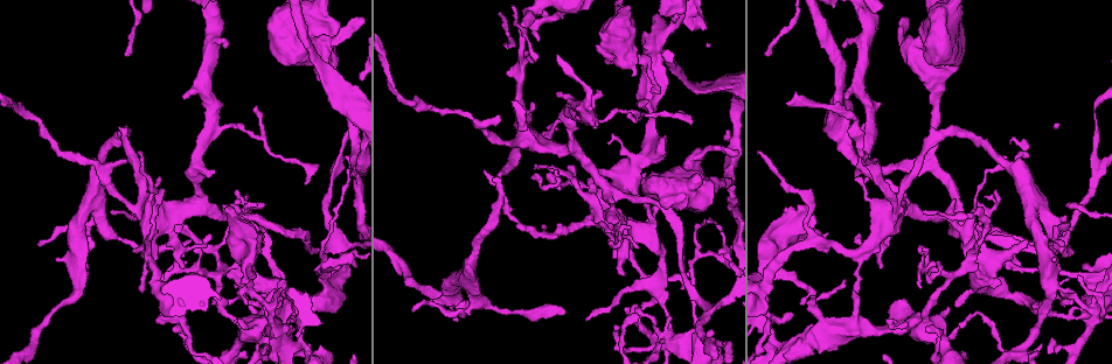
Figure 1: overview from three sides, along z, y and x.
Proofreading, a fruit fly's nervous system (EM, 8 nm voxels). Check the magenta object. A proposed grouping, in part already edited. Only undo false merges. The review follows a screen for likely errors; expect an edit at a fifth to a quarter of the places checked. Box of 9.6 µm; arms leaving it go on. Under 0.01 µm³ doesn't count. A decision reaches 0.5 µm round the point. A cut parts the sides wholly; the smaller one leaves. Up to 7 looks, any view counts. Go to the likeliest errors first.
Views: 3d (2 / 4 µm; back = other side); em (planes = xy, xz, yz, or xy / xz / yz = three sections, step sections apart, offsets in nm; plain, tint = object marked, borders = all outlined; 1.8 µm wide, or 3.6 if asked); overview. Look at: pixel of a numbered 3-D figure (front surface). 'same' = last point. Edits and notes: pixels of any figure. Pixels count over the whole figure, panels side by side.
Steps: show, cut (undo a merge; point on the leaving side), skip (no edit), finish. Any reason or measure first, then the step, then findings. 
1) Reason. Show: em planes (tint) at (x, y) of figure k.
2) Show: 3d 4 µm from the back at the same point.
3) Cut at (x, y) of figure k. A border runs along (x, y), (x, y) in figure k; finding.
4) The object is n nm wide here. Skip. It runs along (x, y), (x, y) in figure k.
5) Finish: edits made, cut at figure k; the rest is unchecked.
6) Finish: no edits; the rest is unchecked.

Sharp bend. Show: em planes (borders) at (616, 196) of figure 1.

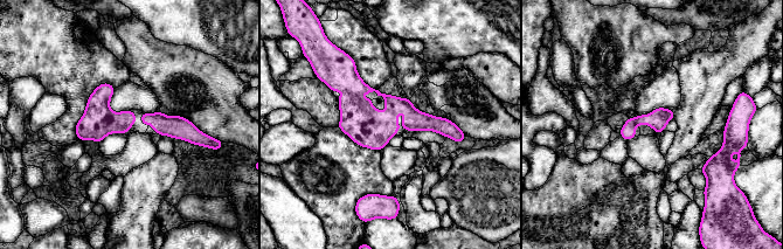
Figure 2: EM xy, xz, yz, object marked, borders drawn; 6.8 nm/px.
Skip. It runs along (332, 84), (373, 118), (459, 135) in figure 2; one neuron here.

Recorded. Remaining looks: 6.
Show: em 3.6 µm planes (plain) at (321, 57) of figure 1.

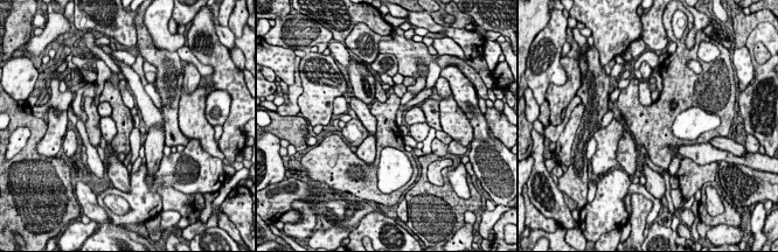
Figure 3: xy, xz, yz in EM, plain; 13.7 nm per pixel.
Show: em 3.6 µm planes (tint) at the same point.

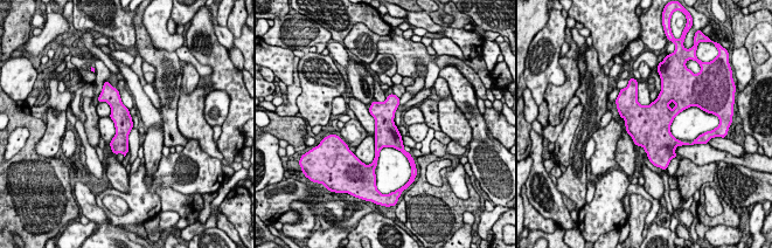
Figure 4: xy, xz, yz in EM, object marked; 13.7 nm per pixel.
Skip. It runs along (113, 90), (124, 151) in figure 4; all the same neuron.

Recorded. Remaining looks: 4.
Sharp bend. Show: em planes (tint) at (1096, 319) of figure 1.

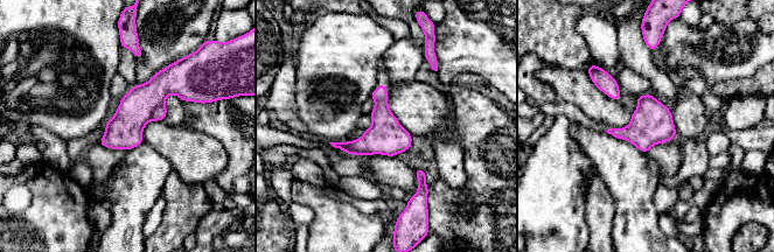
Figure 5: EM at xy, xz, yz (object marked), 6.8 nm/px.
Cut at (124, 130) of figure 5. The part that leaves runs along (185, 92), (159, 89), (103, 141) in figure 5; two neurons meet here.

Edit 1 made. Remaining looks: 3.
Finish: edits made, cut at figure 5; the rest is unchecked.

